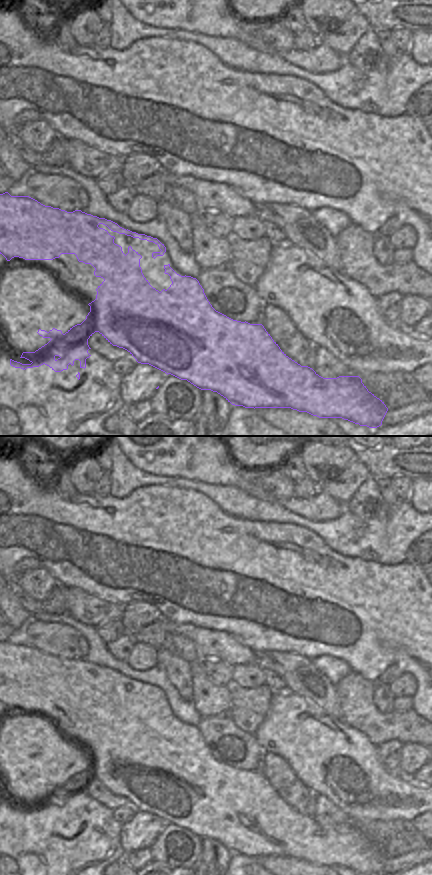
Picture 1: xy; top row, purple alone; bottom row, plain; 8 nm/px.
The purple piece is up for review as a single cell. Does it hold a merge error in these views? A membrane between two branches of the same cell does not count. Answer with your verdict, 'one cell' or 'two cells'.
two cells

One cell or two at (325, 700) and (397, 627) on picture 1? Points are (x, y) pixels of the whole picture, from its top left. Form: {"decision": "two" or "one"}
{"decision": "two"}

